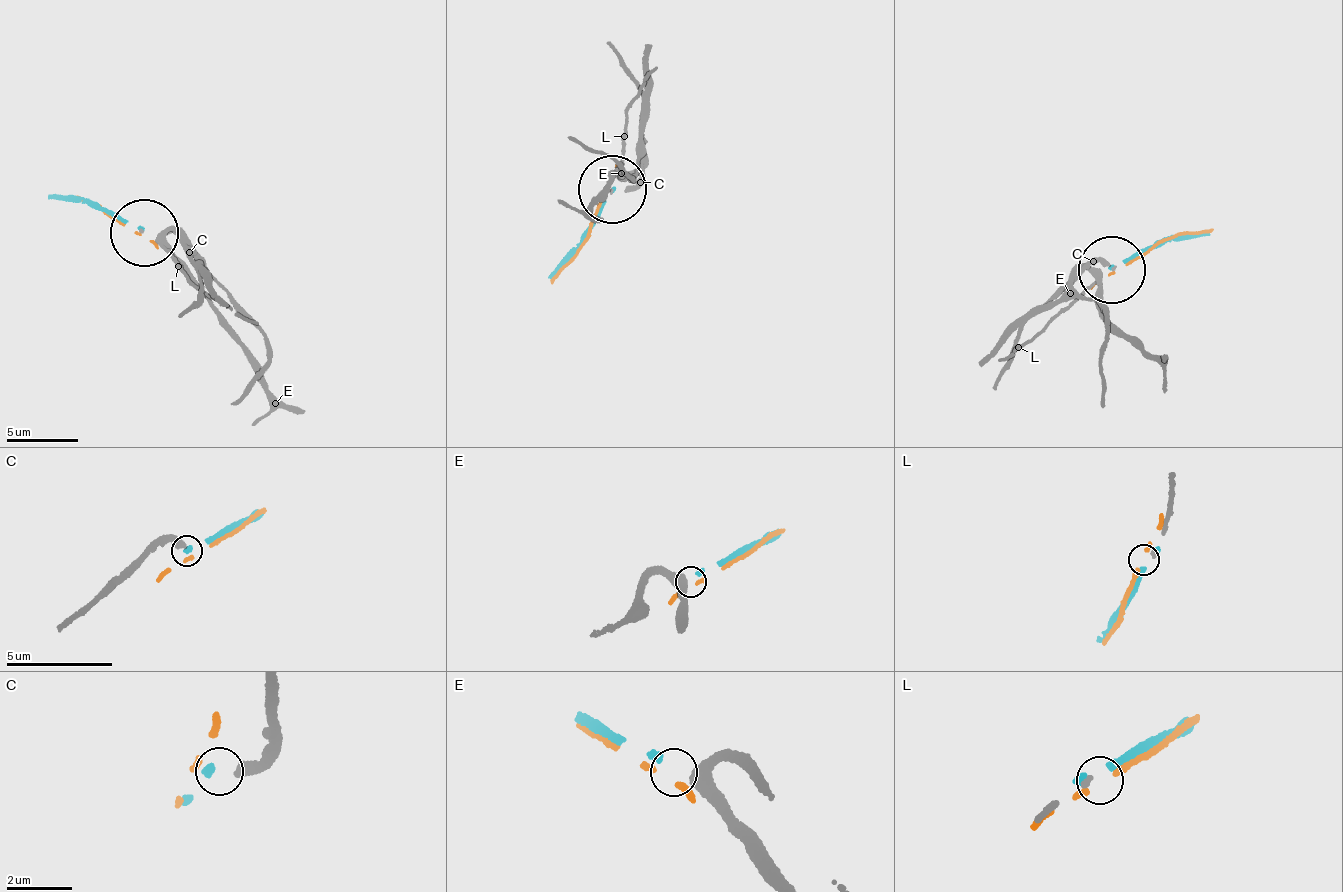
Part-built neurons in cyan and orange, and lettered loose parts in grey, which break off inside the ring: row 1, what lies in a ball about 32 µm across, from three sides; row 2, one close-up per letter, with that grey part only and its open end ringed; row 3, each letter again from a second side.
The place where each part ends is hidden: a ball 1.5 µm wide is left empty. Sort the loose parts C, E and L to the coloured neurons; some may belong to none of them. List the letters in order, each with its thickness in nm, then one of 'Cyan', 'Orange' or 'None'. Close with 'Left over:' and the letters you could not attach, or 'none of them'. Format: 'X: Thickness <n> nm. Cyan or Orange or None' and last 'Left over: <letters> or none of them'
C: Thickness 280 nm. None
E: Thickness 400 nm. Cyan
L: Thickness 110 nm. None
Left over: C, L

